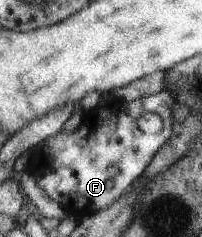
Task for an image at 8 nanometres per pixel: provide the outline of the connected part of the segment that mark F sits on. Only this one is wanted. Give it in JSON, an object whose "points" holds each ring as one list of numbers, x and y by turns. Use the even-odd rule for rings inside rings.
{"points":[[165,89,153,96,141,97,131,102,113,100,105,107,89,110,84,113,83,121,72,132,59,132,32,148,27,172,35,178,45,194,58,202,66,213,86,216,106,209,145,174,161,147,170,140,174,133,173,108,176,102,174,94],[145,112,156,113,163,120,163,128,158,133,141,132,141,128,137,126,139,116]]}

